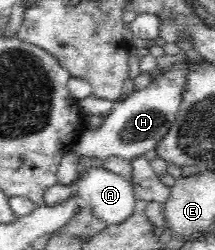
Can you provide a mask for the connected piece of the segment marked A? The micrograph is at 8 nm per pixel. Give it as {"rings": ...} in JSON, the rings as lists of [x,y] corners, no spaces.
{"rings":[[[78,166],[77,189],[83,200],[108,226],[121,224],[135,209],[132,182],[105,168]]]}

